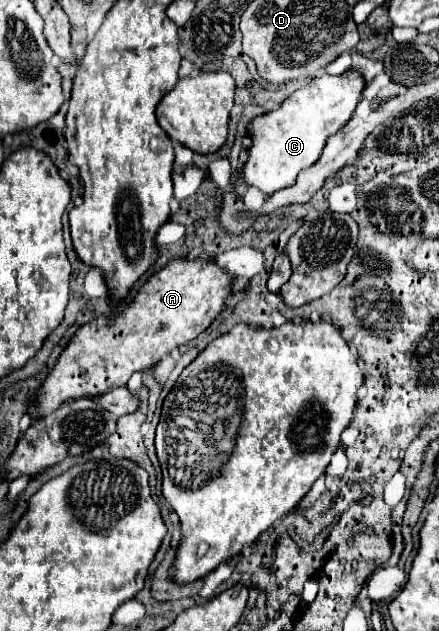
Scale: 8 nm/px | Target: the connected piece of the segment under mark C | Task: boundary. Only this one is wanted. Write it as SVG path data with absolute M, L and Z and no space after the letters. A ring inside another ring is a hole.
M349 68L339 76L325 72L301 90L293 92L277 110L257 116L249 124L253 146L249 148L249 158L243 168L247 186L255 186L263 194L271 196L275 190L295 184L297 174L305 166L317 162L327 138L349 122L363 90L365 78L355 68Z

